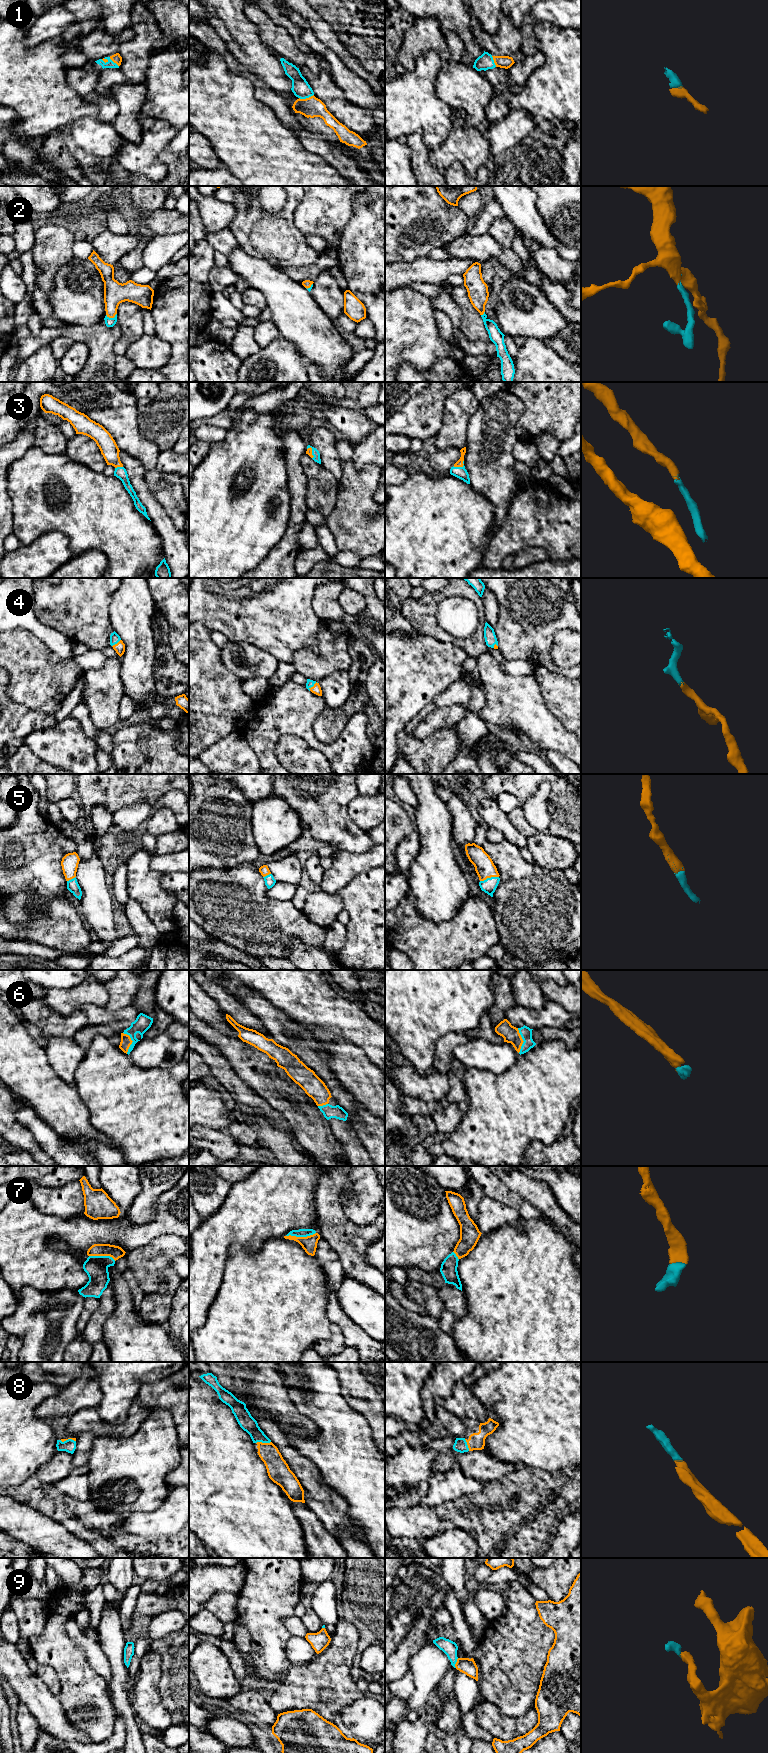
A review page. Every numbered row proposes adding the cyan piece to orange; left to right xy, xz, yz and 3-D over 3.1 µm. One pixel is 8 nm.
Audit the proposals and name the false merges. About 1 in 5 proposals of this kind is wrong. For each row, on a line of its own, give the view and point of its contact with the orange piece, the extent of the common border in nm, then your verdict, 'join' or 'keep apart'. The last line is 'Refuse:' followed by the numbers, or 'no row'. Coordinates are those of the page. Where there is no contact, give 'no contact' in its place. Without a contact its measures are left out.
1: contact xz (306, 98); length 120 nm; join
2: contact xy (111, 317); length 90 nm; join
3: contact yz (460, 466); length 100 nm; join
4: contact xz (313, 686); length 100 nm; join
5: contact yz (489, 877); length 160 nm; join
6: contact yz (522, 1040); length 200 nm; join
7: contact xz (300, 1237); length 240 nm; join
8: contact xz (263, 1443); length 120 nm; join
9: contact yz (456, 1663); length 80 nm; join
Refuse: no row

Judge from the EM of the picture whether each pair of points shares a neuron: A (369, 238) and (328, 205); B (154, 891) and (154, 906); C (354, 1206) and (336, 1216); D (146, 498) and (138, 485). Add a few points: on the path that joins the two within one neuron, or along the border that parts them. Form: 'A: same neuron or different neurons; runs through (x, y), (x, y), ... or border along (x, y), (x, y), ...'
A: different neurons; border along (354, 198), (353, 214), (342, 232), (339, 243)
B: same neuron; runs through (154, 895), (154, 902)
C: different neurons; border along (340, 1189), (343, 1213), (363, 1225)
D: same neuron; runs through (144, 495), (141, 488)

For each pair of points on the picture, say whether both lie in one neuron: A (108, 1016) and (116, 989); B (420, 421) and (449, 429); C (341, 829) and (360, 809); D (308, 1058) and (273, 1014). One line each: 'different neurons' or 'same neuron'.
A: different neurons
B: different neurons
C: different neurons
D: same neuron

